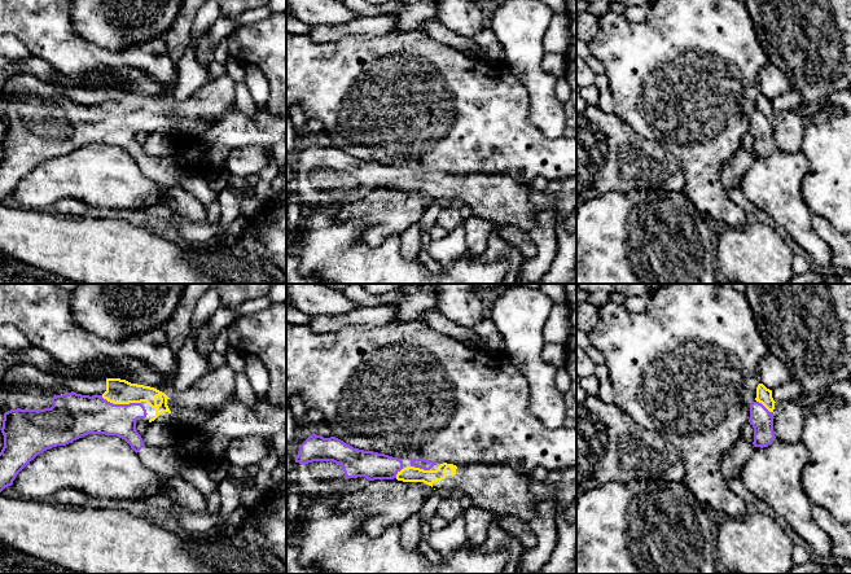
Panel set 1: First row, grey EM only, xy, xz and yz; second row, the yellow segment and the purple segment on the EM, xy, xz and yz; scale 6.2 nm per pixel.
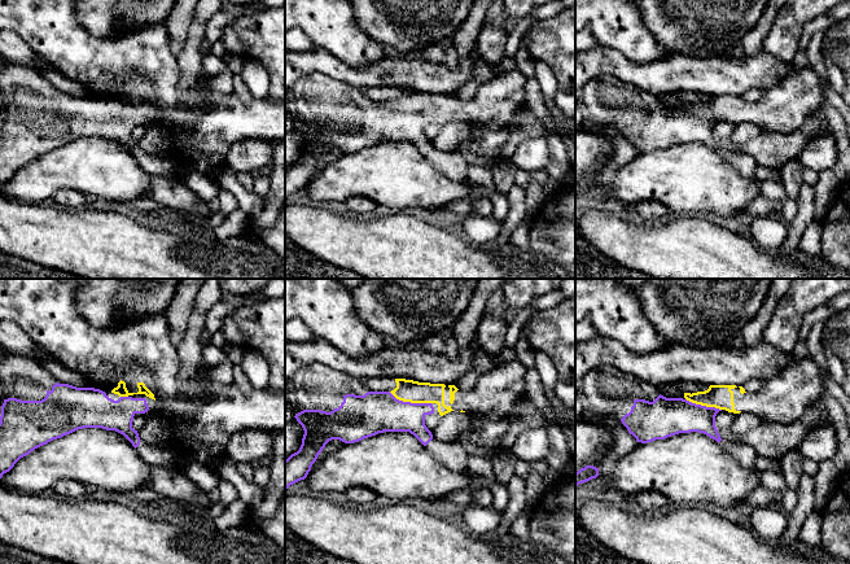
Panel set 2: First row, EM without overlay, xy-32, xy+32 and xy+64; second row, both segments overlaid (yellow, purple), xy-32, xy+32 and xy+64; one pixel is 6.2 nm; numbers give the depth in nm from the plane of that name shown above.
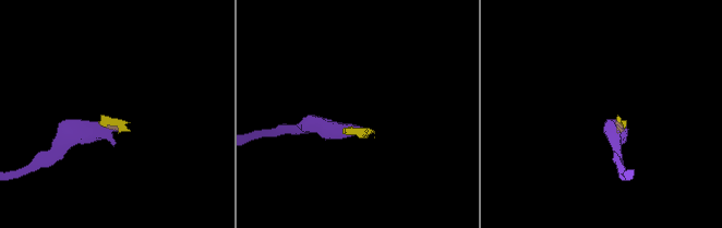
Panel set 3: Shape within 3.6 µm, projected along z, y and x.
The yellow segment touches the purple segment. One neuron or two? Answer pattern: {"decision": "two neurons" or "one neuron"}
{"decision": "one neuron"}

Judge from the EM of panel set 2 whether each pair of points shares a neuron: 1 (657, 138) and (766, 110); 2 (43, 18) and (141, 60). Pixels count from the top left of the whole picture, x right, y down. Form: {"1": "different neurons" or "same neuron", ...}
{"1": "same neuron", "2": "same neuron"}

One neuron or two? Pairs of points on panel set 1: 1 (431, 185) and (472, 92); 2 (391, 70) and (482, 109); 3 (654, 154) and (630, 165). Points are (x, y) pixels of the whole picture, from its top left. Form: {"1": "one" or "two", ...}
{"1": "two", "2": "one", "3": "one"}

